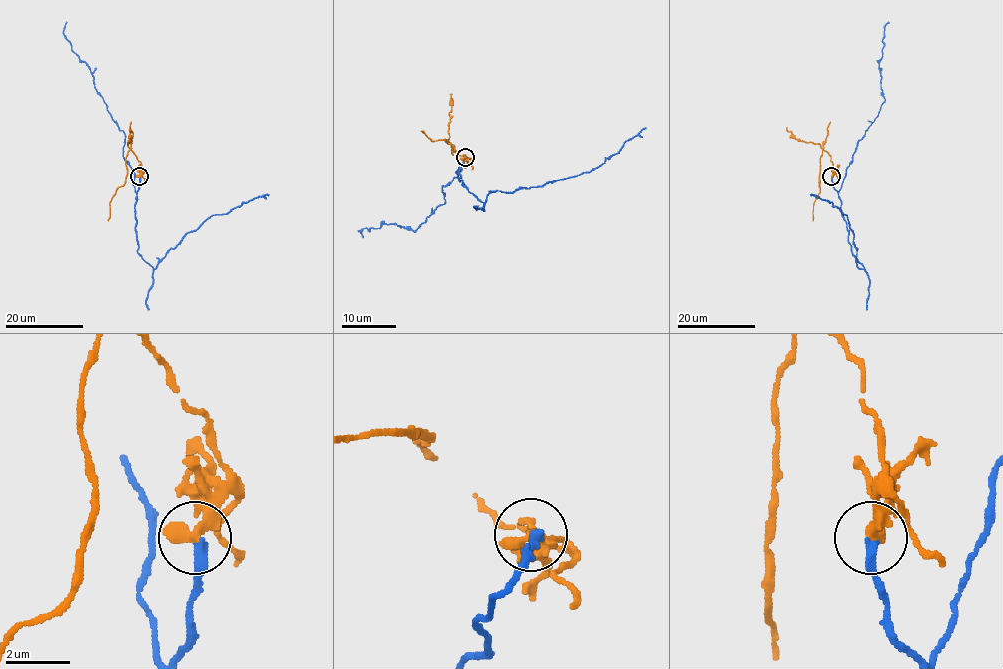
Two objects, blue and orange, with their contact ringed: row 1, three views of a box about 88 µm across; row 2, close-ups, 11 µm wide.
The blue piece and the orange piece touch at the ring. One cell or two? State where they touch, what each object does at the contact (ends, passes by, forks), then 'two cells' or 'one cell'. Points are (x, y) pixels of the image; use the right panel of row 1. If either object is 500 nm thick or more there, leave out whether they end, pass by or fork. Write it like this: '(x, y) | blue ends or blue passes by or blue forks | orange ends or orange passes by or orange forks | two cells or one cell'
(831, 176) | blue ends | orange ends | two cells

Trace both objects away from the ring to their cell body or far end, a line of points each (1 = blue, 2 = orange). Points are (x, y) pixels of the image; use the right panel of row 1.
1: (832, 177), (851, 252), (863, 269), (856, 263), (854, 235), (847, 216), (827, 200), (810, 194)
2: (832, 176), (831, 157), (823, 150), (820, 191), (814, 202), (813, 220)

